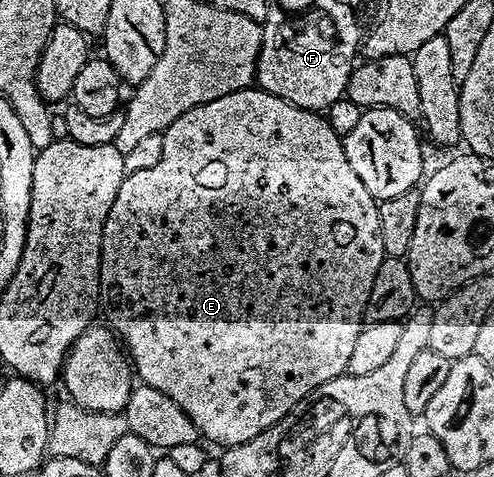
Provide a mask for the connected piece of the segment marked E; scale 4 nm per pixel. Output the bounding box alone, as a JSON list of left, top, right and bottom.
[98,85,384,449]

